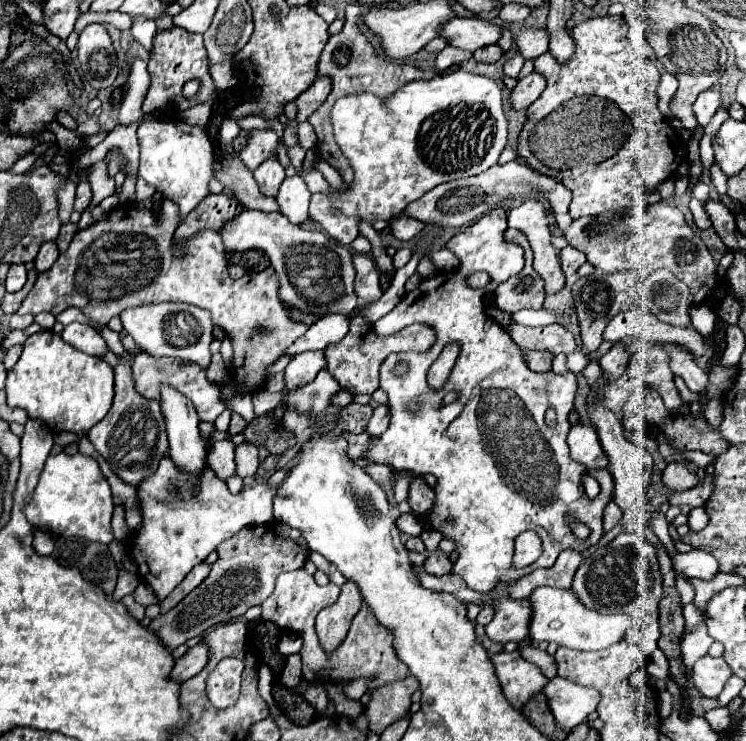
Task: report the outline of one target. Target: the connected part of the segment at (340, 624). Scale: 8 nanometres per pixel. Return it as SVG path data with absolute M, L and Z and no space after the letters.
M347 581L341 587L339 599L317 615L315 627L317 627L319 643L327 653L337 649L341 641L347 637L349 625L353 617L357 615L357 611L361 609L361 605L363 605L363 599L361 599L357 585L353 581Z

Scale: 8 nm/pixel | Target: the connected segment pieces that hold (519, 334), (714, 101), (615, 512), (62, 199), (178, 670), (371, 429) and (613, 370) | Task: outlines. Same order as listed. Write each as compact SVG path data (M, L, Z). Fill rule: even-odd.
M511 323L509 327L505 327L505 331L511 335L511 339L523 351L527 351L527 349L541 349L541 351L549 351L549 353L577 351L573 335L557 323L545 325L545 327L523 327L523 325Z
M707 89L707 91L701 91L693 103L693 115L697 119L697 123L701 127L705 127L711 117L715 115L717 107L721 105L721 93L719 91L713 91L713 89Z
M611 501L603 512L603 530L605 532L610 531L619 522L622 514L622 510Z
M69 181L69 185L65 185L65 189L61 189L61 193L57 193L61 223L69 223L69 217L71 217L71 213L73 213L75 187L77 187L77 183L75 183L75 181Z
M195 645L195 647L191 647L181 659L175 661L169 677L171 677L173 681L179 681L179 683L183 683L185 679L191 679L193 675L197 675L197 673L205 667L205 663L207 663L207 653L209 653L209 651L207 651L205 645Z
M377 405L373 409L373 415L365 427L365 433L369 433L371 437L381 435L389 425L389 413L387 413L387 405Z
M615 343L599 359L599 365L601 365L601 369L603 369L603 373L605 373L605 377L607 377L609 383L615 381L615 379L619 379L625 373L627 365L629 365L629 353L625 351L625 345L623 343Z

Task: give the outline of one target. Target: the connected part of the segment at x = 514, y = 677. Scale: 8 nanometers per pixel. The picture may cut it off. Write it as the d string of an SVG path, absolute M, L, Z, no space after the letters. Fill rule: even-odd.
M519 651L497 653L491 657L491 661L495 665L495 675L501 681L507 701L513 703L513 707L519 711L527 701L533 699L533 695L541 693L543 687L549 683L539 667L525 661Z

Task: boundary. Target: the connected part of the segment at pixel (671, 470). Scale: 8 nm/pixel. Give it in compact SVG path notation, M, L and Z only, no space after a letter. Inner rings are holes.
M669 463L663 471L663 483L673 491L687 491L699 483L699 477L691 473L683 463Z

